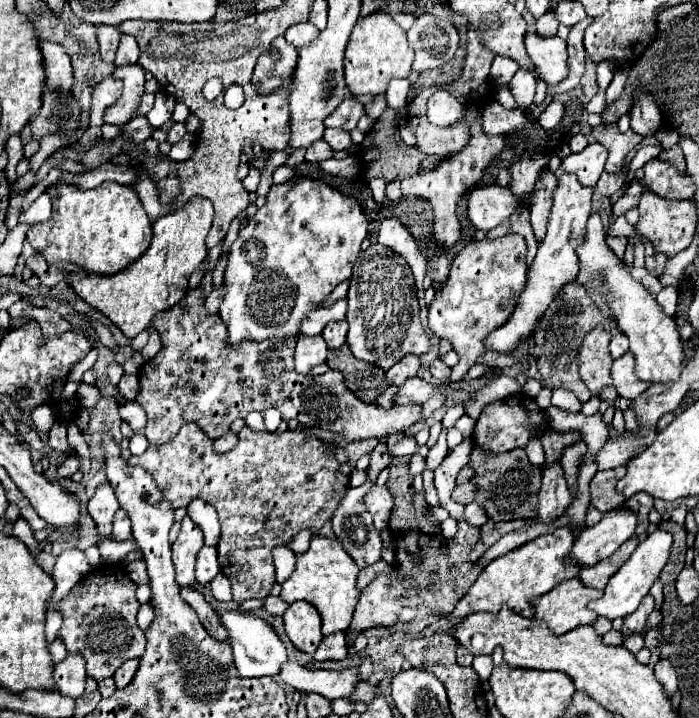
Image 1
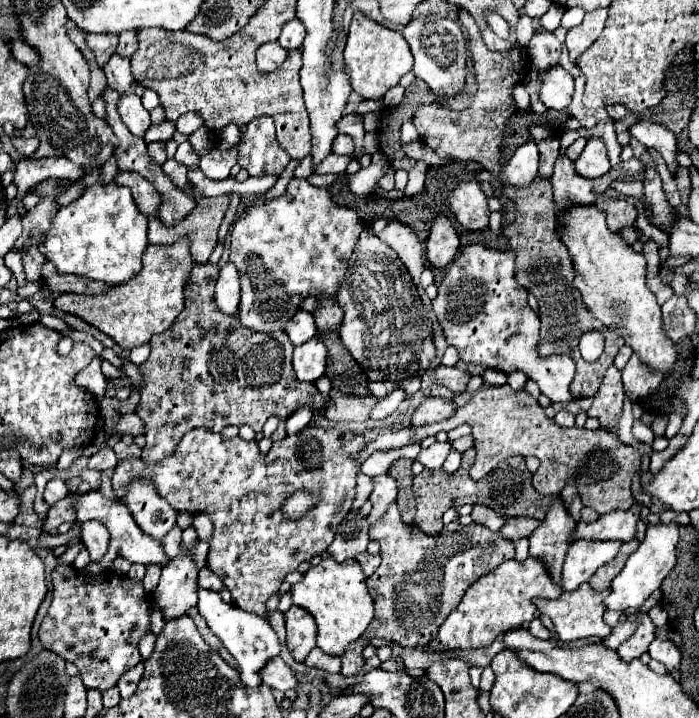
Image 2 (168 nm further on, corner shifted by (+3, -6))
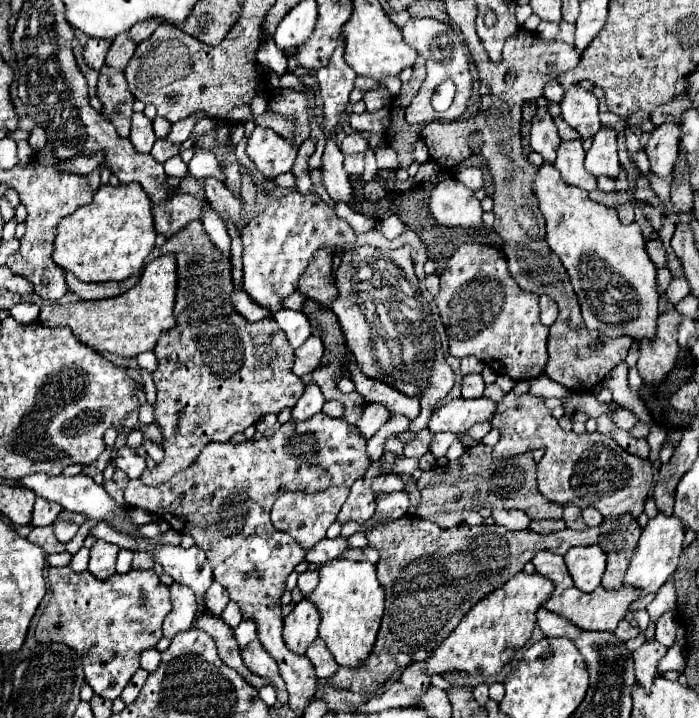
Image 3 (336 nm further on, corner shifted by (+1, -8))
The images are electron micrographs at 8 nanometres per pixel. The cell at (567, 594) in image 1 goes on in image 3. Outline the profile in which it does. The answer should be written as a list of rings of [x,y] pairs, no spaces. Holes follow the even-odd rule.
[[[598,586],[590,594],[584,594],[578,588],[568,588],[560,596],[552,596],[544,606],[550,612],[556,612],[556,614],[572,620],[582,630],[606,630],[606,632],[614,632],[616,626],[618,626],[618,622],[624,620],[630,604],[638,596],[640,596],[640,592],[636,592],[636,588],[632,588],[632,586],[622,586],[618,590],[606,590],[604,586]]]

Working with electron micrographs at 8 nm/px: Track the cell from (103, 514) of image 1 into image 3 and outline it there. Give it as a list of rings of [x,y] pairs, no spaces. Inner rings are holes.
[[[96,540],[96,544],[90,548],[90,564],[88,570],[92,576],[98,580],[106,580],[116,574],[116,554],[118,554],[116,544],[108,544],[104,540]]]

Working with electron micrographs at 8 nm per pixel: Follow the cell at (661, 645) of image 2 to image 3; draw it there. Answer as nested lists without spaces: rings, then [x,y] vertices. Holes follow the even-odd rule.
[[[664,612],[656,620],[656,640],[664,646],[672,646],[676,642],[676,614],[674,612]]]

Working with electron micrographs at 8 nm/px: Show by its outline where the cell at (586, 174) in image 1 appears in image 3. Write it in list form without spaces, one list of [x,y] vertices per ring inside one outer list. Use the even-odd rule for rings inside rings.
[[[602,126],[594,136],[594,144],[586,154],[586,170],[594,176],[616,178],[620,172],[618,152],[616,152],[616,130]]]

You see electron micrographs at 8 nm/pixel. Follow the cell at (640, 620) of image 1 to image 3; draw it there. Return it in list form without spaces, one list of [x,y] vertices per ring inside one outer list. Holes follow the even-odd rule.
[[[656,640],[652,642],[644,642],[638,650],[634,650],[634,670],[636,670],[636,678],[640,682],[640,686],[644,686],[644,690],[648,692],[648,688],[652,686],[652,680],[656,680],[658,672],[658,662],[660,658],[668,652],[668,648],[660,646]]]

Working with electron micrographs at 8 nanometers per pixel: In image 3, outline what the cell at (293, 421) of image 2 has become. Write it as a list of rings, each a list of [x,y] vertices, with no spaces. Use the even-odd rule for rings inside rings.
[[[316,382],[306,384],[302,398],[296,402],[296,406],[292,410],[292,420],[296,420],[296,422],[298,420],[308,420],[310,416],[314,416],[314,414],[318,414],[322,410],[324,402],[326,402],[326,398],[320,392],[318,384]]]

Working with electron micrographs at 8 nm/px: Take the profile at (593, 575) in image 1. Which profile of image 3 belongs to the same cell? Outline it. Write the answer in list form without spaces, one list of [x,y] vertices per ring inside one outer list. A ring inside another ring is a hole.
[[[620,516],[616,520],[604,518],[602,530],[608,532],[598,544],[608,556],[608,566],[602,578],[602,586],[612,590],[620,588],[624,582],[624,574],[634,556],[642,528],[634,516]]]

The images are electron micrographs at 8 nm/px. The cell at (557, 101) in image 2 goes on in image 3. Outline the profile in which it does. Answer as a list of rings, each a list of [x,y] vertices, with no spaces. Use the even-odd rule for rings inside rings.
[[[582,86],[568,88],[560,108],[562,118],[580,134],[582,140],[594,136],[602,126],[598,120],[598,98]]]

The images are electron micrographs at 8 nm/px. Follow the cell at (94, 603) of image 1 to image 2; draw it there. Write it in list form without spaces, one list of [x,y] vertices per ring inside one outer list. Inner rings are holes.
[[[60,564],[52,572],[52,604],[48,608],[46,618],[42,620],[40,626],[40,642],[46,650],[52,650],[54,654],[62,656],[68,662],[74,662],[76,668],[80,670],[82,682],[86,688],[96,688],[96,690],[108,690],[116,686],[120,676],[136,666],[142,656],[138,652],[138,640],[142,638],[144,632],[150,630],[150,600],[148,594],[142,588],[142,582],[130,582],[126,574],[116,574],[114,570],[108,570],[106,574],[98,576],[96,580],[78,580],[78,574],[74,574],[72,566]]]

